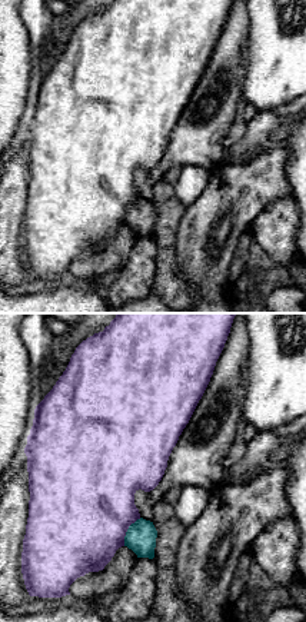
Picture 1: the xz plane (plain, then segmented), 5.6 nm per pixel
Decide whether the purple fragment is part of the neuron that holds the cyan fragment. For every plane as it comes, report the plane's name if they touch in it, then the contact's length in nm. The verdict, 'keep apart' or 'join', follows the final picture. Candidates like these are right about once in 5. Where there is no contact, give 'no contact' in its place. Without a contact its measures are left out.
meets cyan in xz; contact 190 nm long

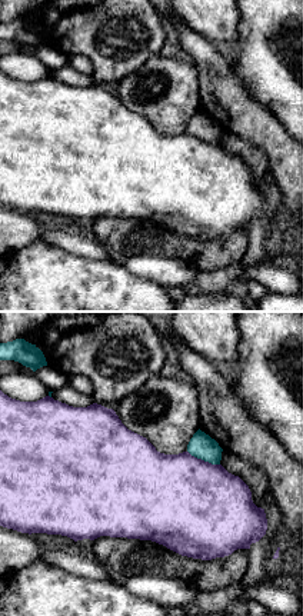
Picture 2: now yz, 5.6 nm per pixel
meets cyan in yz; contact 200 nm long

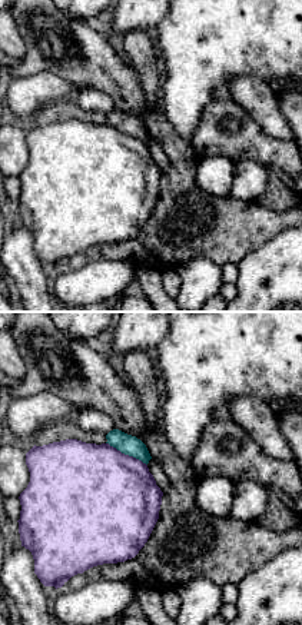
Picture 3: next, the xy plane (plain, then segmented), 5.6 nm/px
meets cyan in xy; contact 260 nm long

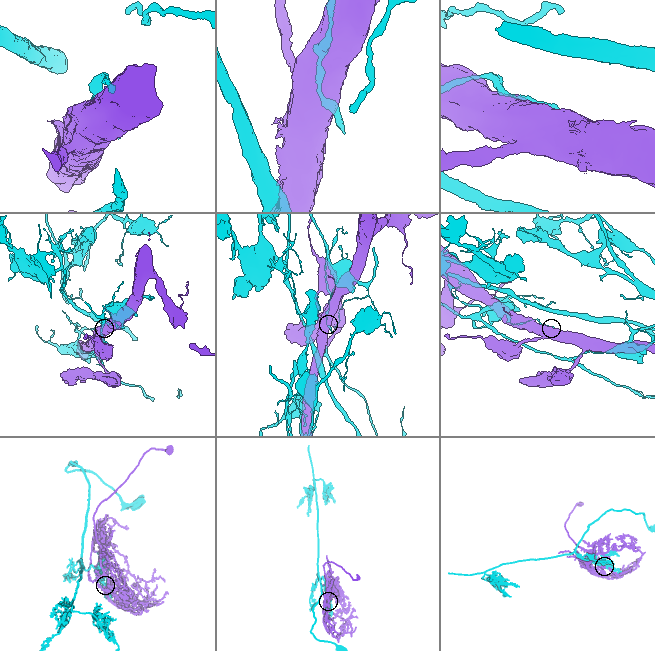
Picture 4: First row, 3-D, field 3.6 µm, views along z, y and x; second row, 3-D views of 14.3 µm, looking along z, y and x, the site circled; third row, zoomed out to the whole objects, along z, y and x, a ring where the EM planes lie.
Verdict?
keep apart

